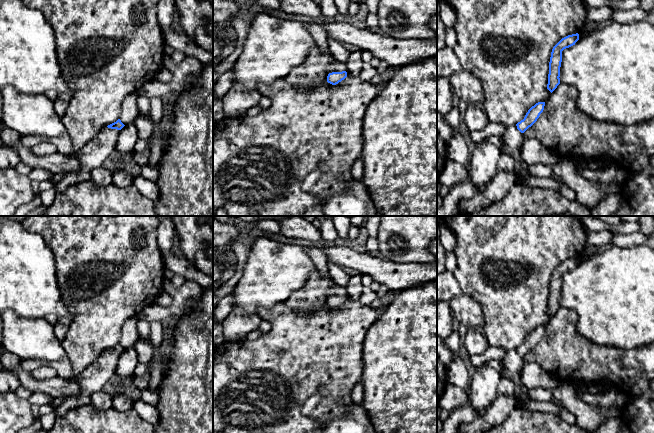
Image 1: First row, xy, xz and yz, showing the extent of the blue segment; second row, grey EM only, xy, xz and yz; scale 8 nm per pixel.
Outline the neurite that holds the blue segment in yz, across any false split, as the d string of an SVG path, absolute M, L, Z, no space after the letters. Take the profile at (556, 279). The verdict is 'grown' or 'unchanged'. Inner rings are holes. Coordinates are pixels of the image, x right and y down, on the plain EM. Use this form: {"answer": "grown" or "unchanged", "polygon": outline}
{"answer": "unchanged", "polygon": "M572 258L562 262L552 273L547 313L552 317L560 308L560 291L562 286L562 275L569 272L579 264L579 258Z"}

